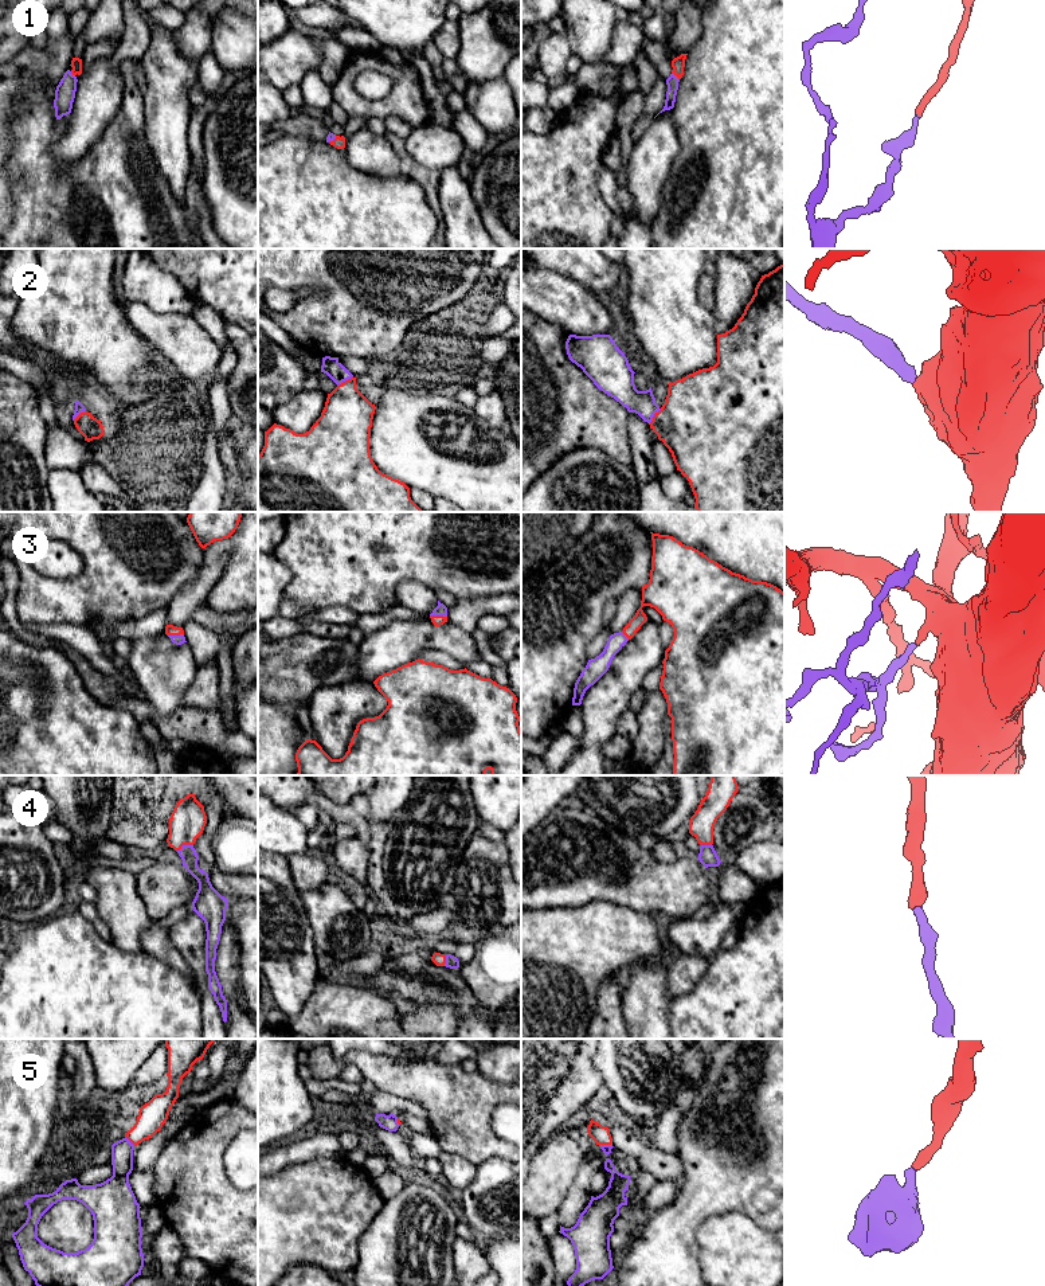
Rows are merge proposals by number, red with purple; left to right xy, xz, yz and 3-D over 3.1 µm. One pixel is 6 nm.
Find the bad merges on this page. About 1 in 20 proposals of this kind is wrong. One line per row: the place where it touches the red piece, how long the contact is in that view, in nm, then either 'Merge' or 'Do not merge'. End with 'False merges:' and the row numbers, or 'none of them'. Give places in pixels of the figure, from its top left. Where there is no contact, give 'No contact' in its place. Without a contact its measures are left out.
1: Touches red at yz (676, 75). Shared border 60 nm. Merge
2: Touches red at yz (654, 415). Shared border 120 nm. Merge
3: Touches red at xz (438, 616). Shared border 110 nm. Merge
4: Touches red at xy (184, 844). Shared border 110 nm. Merge
5: Touches red at xy (130, 1141). Shared border 80 nm. Merge
False merges: none of them

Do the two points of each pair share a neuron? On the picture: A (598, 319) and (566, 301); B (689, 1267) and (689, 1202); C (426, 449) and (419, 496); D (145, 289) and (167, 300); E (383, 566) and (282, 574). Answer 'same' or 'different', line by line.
A: same
B: same
C: different
D: same
E: different

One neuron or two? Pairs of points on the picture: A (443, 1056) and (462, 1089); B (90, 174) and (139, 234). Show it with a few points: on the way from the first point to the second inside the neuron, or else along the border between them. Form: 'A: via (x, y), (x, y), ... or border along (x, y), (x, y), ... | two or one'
A: border along (434, 1058), (442, 1063), (460, 1064) | two
B: via (105, 188), (113, 196), (113, 208), (124, 219) | one

